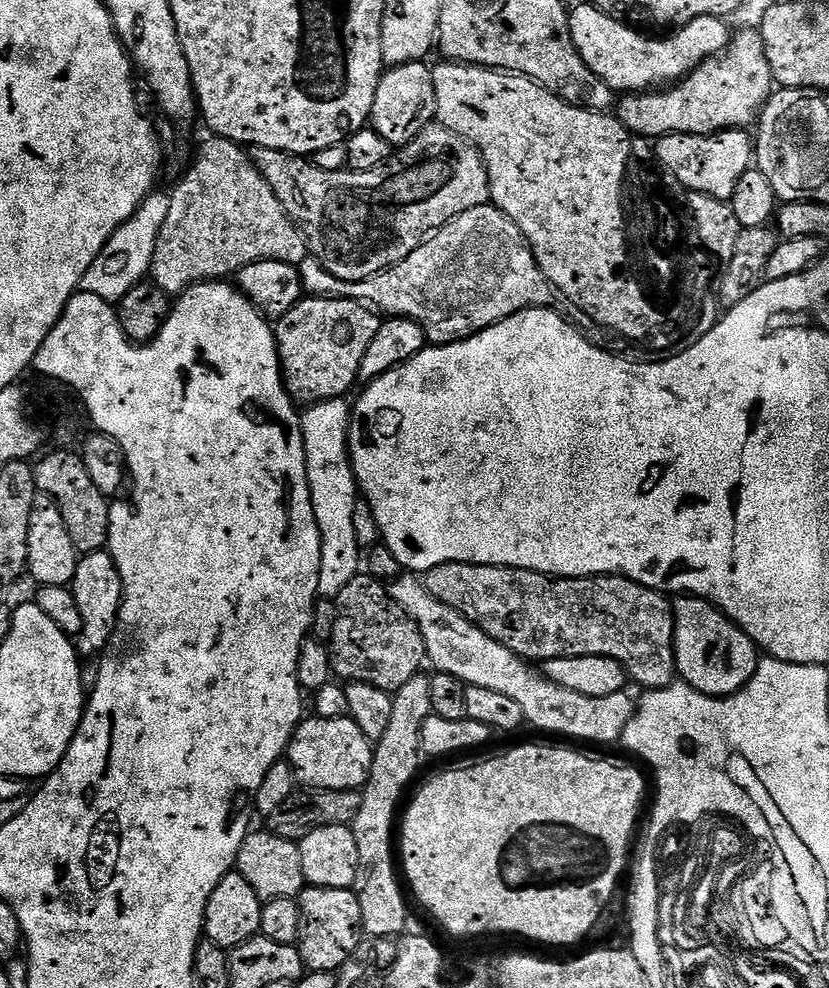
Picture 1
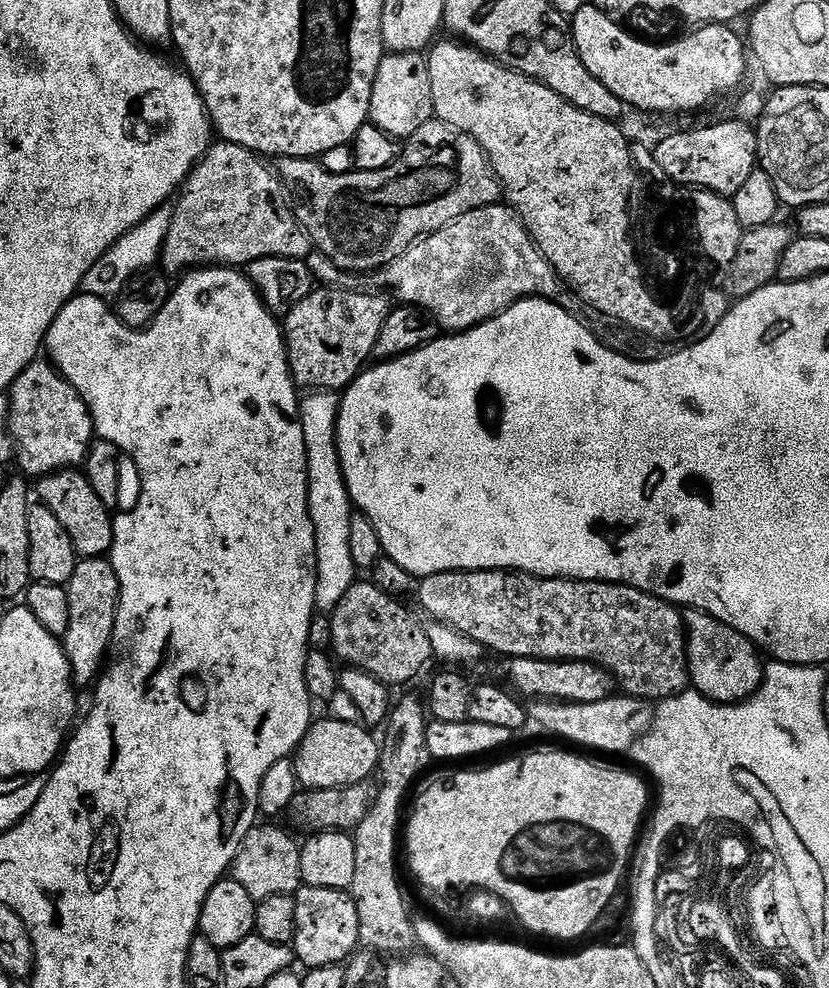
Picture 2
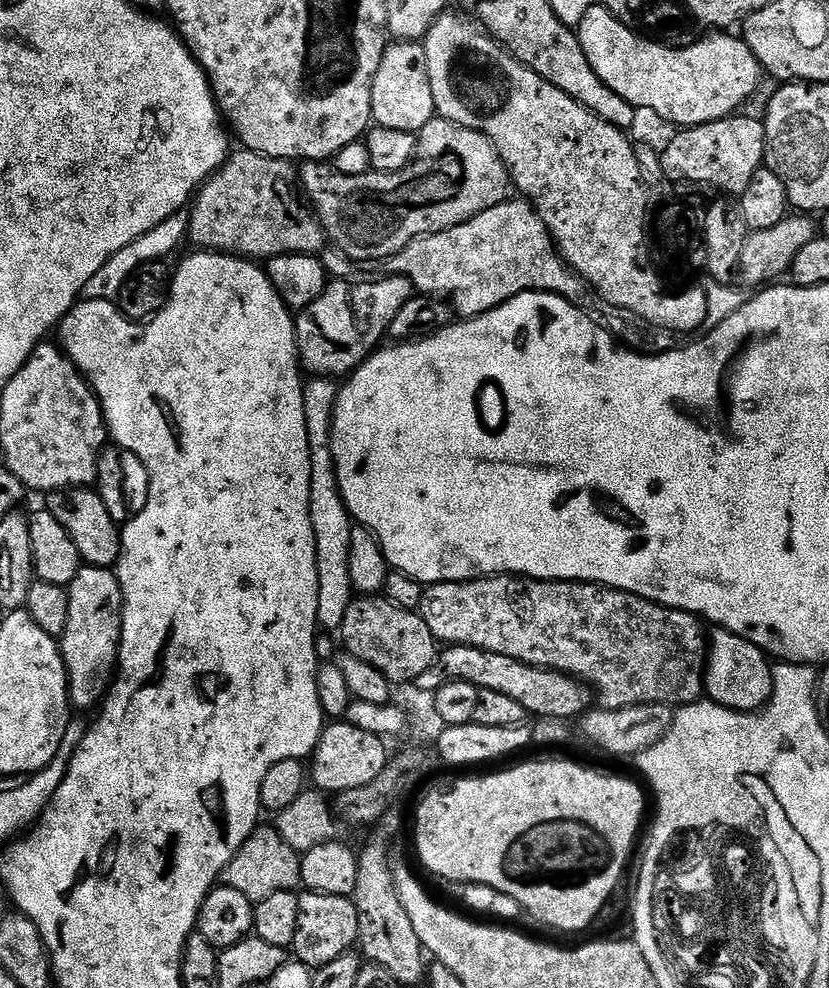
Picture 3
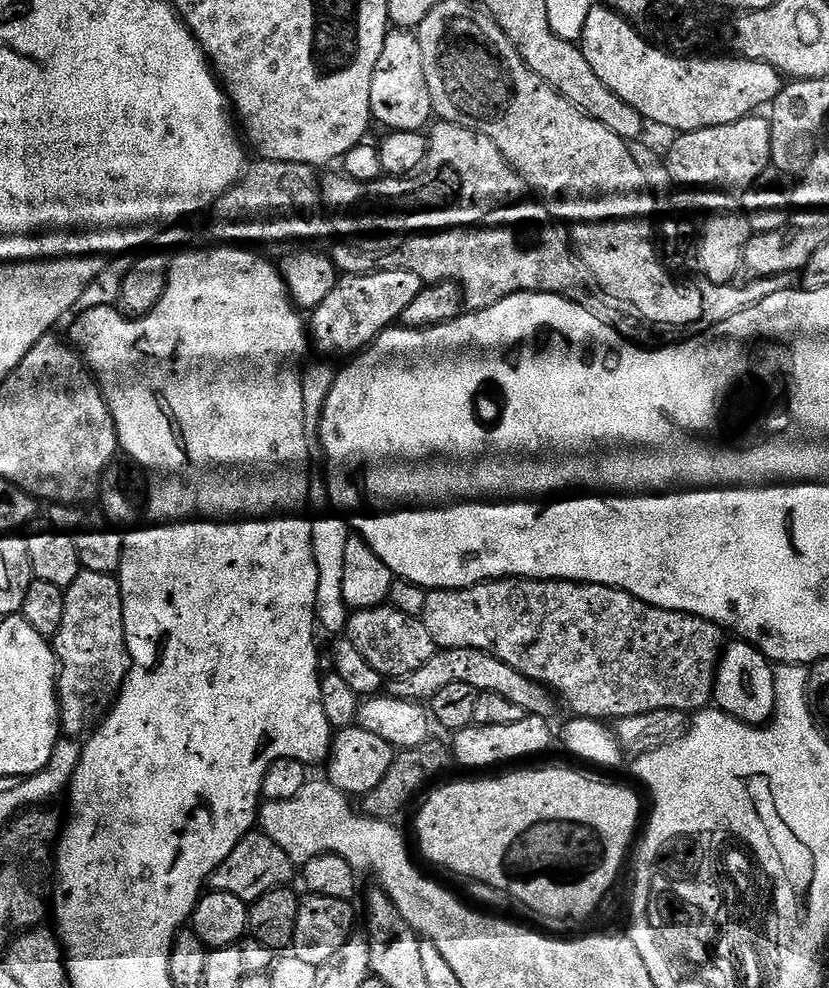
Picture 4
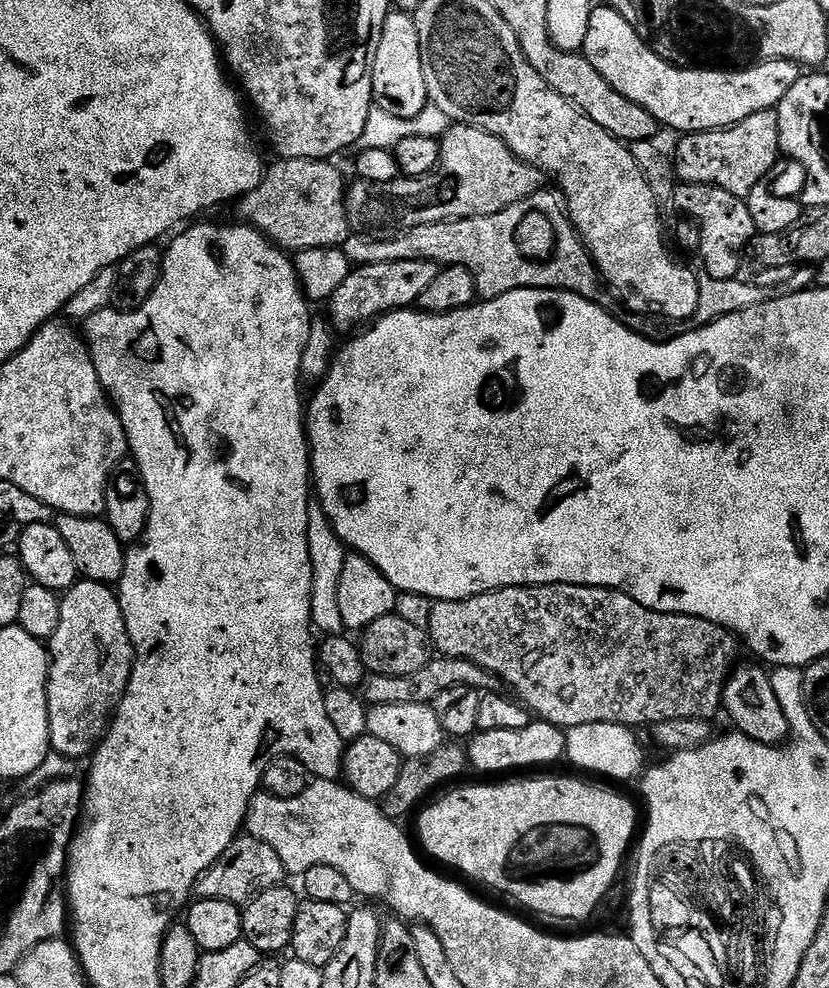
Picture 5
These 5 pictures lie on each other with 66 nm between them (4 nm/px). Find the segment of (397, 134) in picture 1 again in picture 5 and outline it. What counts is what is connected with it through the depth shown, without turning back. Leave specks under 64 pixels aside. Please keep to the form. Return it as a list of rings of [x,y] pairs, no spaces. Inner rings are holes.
[[[393,10],[382,26],[378,54],[374,54],[372,67],[372,98],[375,107],[394,114],[394,118],[418,118],[430,106],[426,90],[426,70],[422,70],[422,46],[413,13]]]

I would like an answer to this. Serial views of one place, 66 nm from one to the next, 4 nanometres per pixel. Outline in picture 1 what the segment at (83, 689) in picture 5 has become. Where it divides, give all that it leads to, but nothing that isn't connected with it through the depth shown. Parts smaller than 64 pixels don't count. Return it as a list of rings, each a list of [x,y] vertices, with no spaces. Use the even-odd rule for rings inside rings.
[[[107,550],[103,552],[83,553],[76,561],[76,573],[71,582],[74,602],[78,602],[78,611],[82,618],[78,637],[78,651],[81,657],[95,657],[107,648],[112,632],[116,629],[116,619],[120,613],[120,603],[124,587],[118,574],[118,566]]]

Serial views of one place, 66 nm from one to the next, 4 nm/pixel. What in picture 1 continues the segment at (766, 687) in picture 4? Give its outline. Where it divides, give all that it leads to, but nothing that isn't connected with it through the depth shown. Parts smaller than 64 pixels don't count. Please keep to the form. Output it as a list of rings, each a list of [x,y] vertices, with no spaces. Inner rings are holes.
[[[677,595],[671,601],[674,618],[674,658],[679,679],[703,696],[735,696],[750,682],[758,649],[736,623],[698,596]]]

